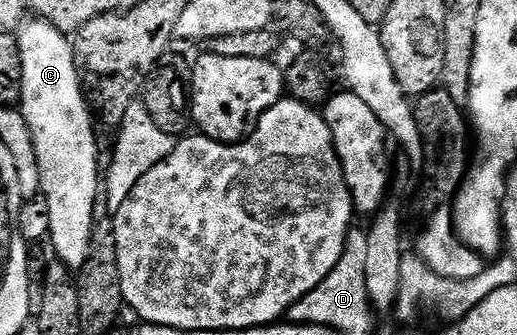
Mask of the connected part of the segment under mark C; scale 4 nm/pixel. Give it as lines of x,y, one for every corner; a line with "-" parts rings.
40,19
26,20
16,39
23,59
19,112
30,129
40,171
41,193
49,203
49,242
58,256
56,258
66,268
77,271
86,263
89,254
90,235
97,213
95,205
101,195
95,118
81,87
72,40
49,21

